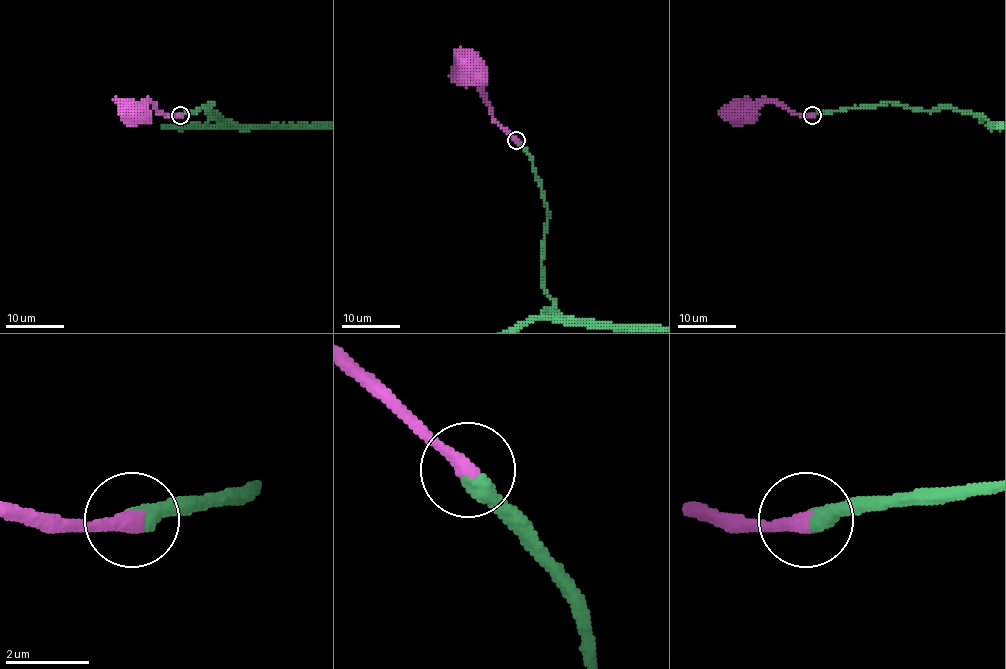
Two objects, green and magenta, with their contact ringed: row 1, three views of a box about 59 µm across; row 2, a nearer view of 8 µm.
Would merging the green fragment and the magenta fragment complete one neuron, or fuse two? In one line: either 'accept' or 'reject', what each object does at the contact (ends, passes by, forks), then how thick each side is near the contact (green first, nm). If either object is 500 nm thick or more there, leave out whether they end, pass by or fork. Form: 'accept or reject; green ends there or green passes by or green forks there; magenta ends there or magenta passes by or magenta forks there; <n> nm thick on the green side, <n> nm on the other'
accept; green ends there; magenta ends there; 440 nm thick on the green side, 380 nm on the other

